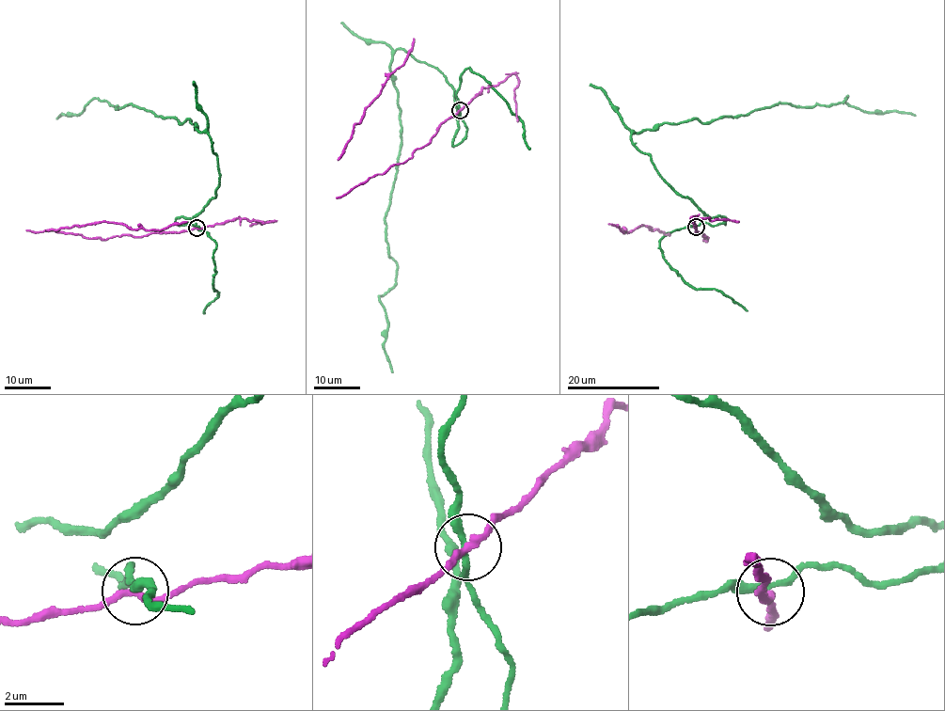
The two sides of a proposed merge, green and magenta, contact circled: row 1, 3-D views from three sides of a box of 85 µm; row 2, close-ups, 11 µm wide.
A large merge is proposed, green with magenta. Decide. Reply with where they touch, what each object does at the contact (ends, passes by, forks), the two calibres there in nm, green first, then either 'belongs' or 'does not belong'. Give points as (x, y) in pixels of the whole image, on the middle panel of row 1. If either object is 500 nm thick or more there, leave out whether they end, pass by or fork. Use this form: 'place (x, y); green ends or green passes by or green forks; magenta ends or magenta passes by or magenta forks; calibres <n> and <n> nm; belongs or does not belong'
place (460, 110); green passes by; magenta passes by; calibres 220 and 220 nm; does not belong

